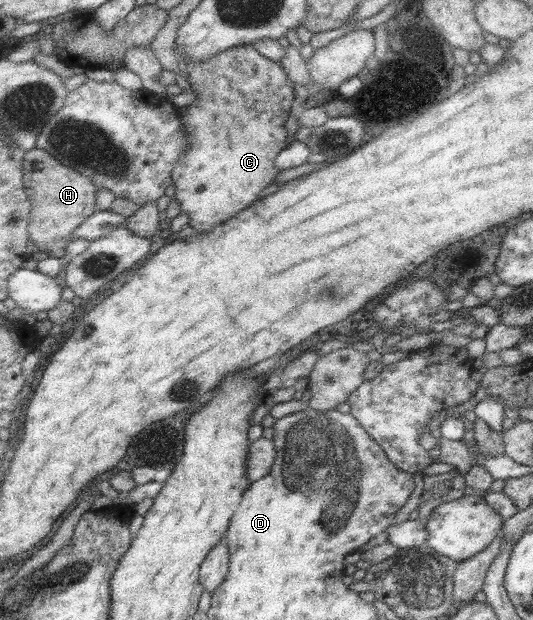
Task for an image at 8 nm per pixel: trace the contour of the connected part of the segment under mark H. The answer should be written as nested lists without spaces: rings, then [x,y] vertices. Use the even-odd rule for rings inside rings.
[[[34,148],[25,153],[22,161],[24,189],[32,204],[32,211],[28,226],[29,239],[32,240],[40,251],[47,251],[50,256],[64,257],[65,248],[72,241],[71,233],[87,217],[90,217],[97,209],[96,194],[97,185],[79,171],[60,163],[55,157],[45,150]]]

